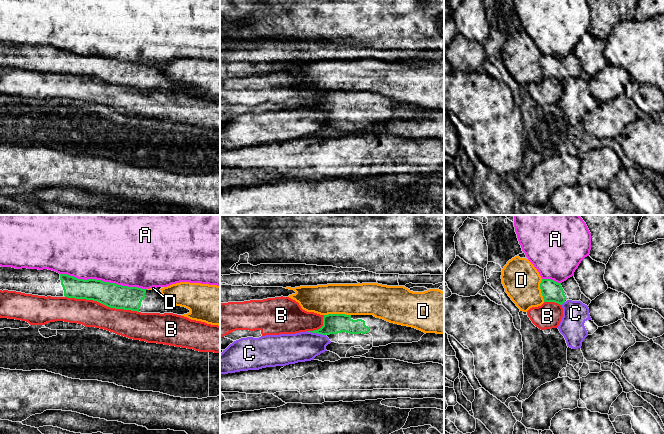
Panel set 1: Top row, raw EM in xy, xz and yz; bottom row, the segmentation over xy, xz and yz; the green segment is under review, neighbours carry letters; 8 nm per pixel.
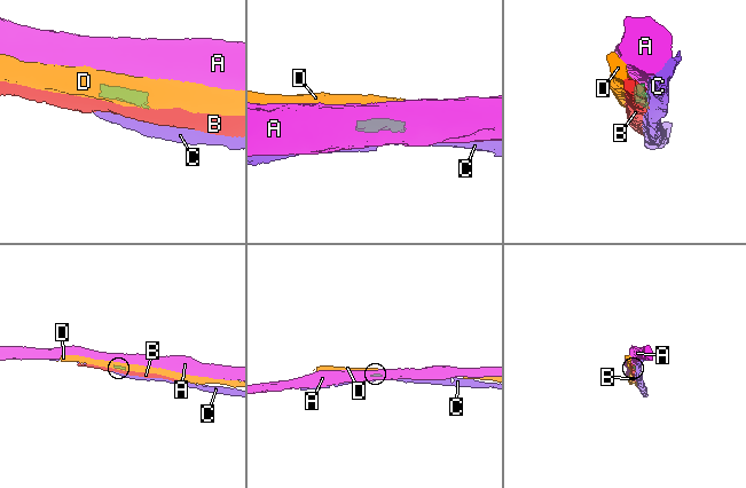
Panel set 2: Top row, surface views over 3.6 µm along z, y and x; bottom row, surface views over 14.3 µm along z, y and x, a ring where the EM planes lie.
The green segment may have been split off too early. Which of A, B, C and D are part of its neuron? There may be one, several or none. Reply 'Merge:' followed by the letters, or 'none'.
Merge: none

